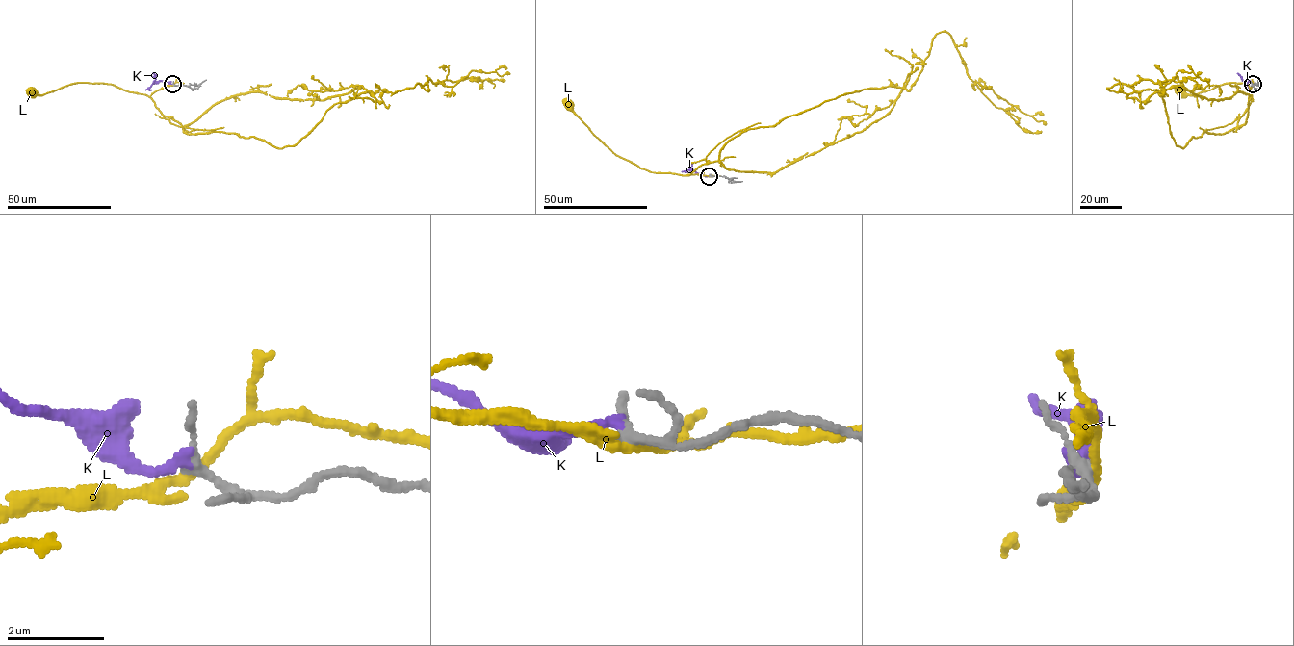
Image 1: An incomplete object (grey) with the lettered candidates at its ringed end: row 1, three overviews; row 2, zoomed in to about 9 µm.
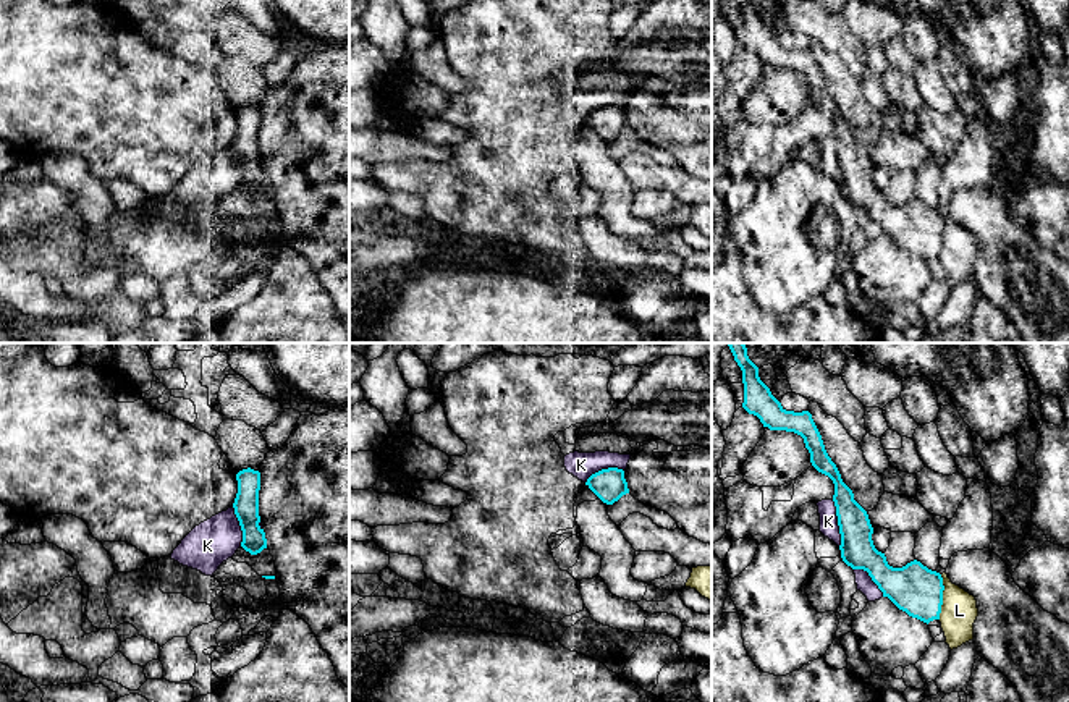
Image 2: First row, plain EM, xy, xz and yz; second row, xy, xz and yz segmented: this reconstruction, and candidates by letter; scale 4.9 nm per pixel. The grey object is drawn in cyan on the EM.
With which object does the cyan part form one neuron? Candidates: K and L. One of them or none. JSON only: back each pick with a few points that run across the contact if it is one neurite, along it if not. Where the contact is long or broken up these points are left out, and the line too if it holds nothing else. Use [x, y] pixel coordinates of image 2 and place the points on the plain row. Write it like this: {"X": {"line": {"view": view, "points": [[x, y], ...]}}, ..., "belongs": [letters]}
{"belongs": []}

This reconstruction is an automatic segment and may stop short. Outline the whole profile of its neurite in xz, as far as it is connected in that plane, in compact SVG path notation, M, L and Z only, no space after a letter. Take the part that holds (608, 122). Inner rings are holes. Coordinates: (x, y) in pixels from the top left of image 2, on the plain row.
M618 105L602 107L592 112L585 123L606 142L613 142L629 131L624 108Z

